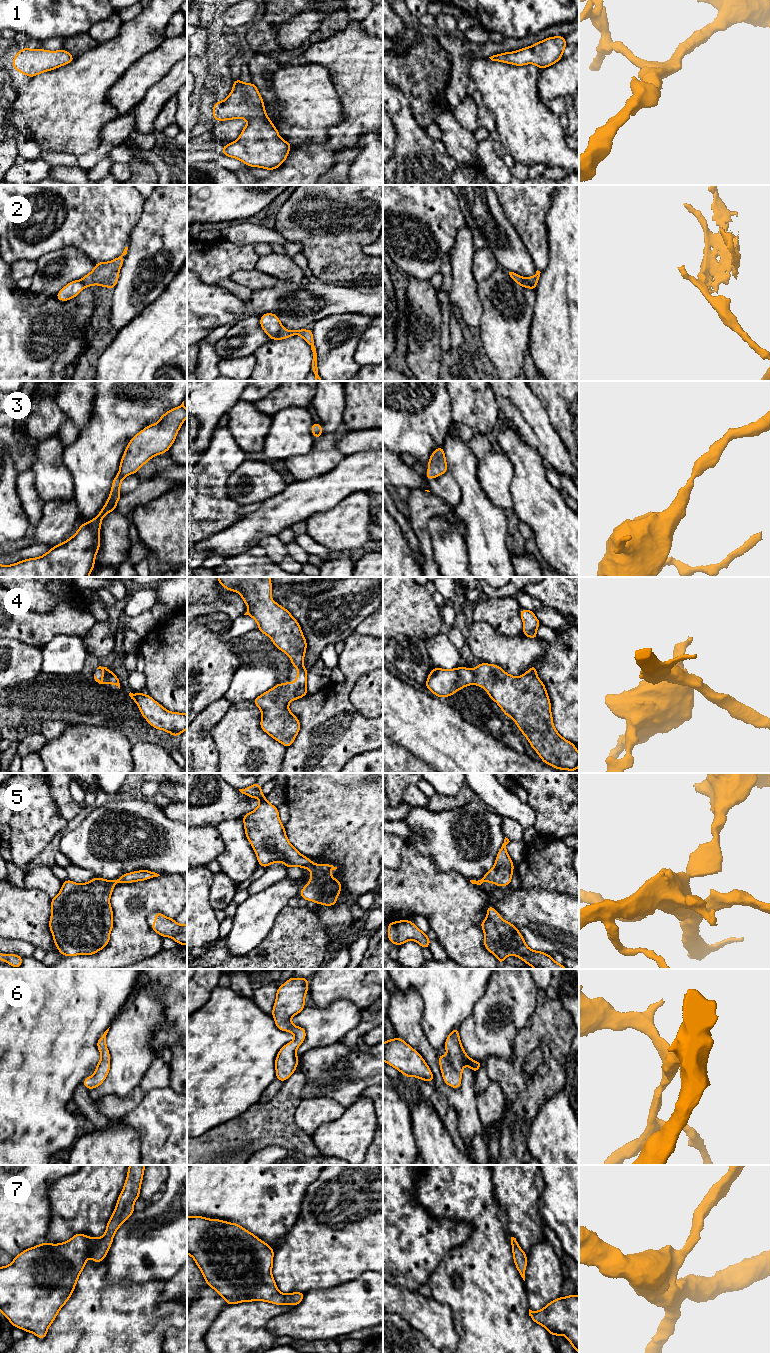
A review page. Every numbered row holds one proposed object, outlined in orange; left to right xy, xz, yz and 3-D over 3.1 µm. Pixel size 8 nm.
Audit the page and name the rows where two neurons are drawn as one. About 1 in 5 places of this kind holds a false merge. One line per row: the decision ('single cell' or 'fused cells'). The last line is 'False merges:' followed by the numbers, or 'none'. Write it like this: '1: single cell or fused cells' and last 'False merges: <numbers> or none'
1: single cell
2: fused cells
3: single cell
4: single cell
5: single cell
6: single cell
7: single cell
False merges: 2

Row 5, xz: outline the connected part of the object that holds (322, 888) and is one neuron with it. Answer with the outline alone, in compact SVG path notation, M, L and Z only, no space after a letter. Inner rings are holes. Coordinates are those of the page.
M257 782L239 791L260 800L254 811L242 817L246 838L255 851L258 864L266 868L270 864L282 862L287 868L298 866L309 869L311 878L300 891L300 896L303 900L316 904L335 905L337 896L341 893L341 881L329 872L337 867L331 864L314 864L291 845L279 819L278 808L266 800L266 796L262 794L262 786Z

